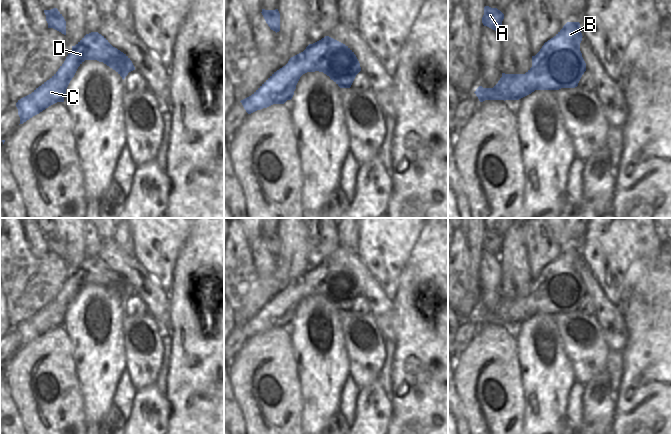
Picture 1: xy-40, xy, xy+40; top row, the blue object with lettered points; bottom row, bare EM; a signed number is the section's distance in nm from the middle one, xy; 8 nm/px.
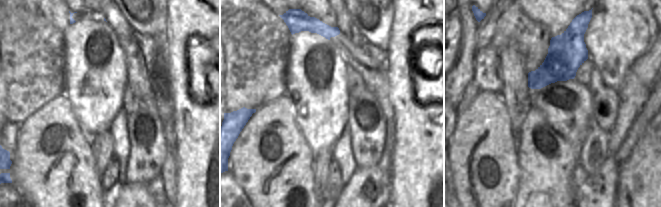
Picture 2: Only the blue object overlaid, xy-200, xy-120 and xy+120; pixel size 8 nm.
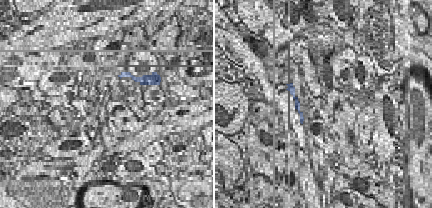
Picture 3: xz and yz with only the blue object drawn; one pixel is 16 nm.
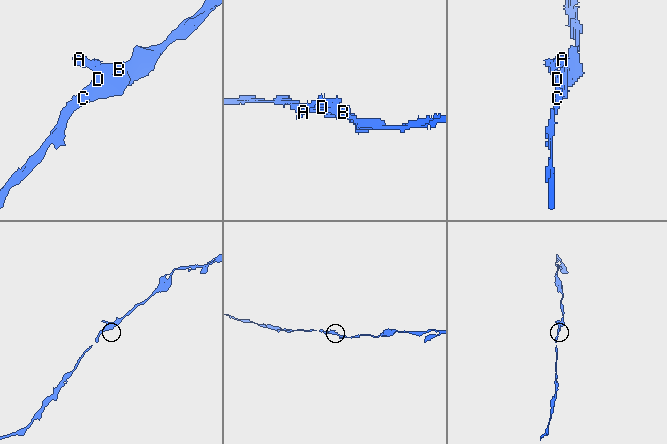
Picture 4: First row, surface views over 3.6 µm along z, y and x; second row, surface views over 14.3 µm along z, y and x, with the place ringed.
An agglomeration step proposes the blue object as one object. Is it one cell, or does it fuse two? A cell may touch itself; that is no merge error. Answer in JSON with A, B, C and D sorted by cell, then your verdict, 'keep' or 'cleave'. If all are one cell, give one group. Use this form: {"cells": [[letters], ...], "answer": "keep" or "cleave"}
{"cells": [["A", "B", "C", "D"]], "answer": "keep"}

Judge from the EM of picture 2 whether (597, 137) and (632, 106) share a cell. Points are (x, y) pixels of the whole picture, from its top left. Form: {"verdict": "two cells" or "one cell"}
{"verdict": "two cells"}

